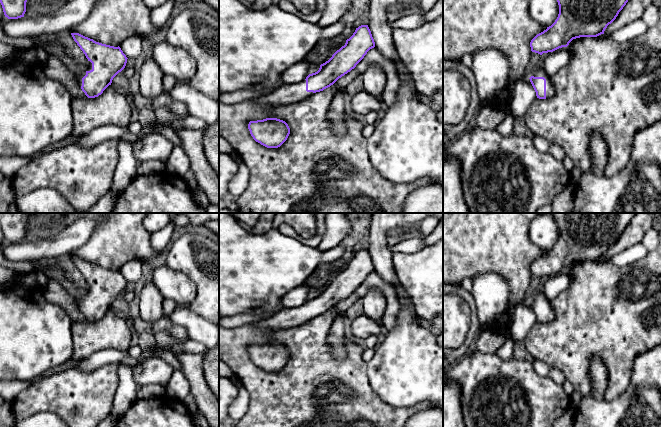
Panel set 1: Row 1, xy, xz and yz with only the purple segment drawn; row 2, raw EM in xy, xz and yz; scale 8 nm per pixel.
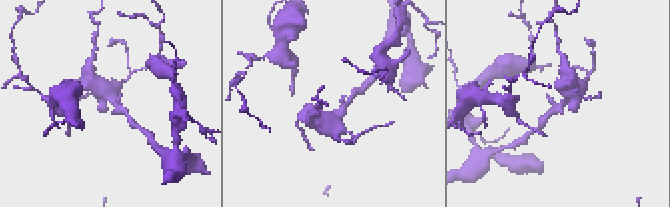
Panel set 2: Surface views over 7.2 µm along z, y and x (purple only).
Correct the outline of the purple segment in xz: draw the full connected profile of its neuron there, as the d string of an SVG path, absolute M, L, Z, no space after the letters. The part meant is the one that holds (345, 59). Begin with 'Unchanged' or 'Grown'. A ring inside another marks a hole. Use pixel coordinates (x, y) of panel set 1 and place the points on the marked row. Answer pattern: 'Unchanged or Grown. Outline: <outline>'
Grown. Outline: M368 25L356 28L344 46L320 65L317 72L309 74L305 80L296 84L283 84L268 94L253 98L262 106L277 107L301 102L316 92L333 85L339 78L350 72L375 47Z

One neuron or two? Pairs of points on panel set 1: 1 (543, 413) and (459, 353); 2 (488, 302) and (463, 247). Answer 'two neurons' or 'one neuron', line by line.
1: two neurons
2: two neurons

